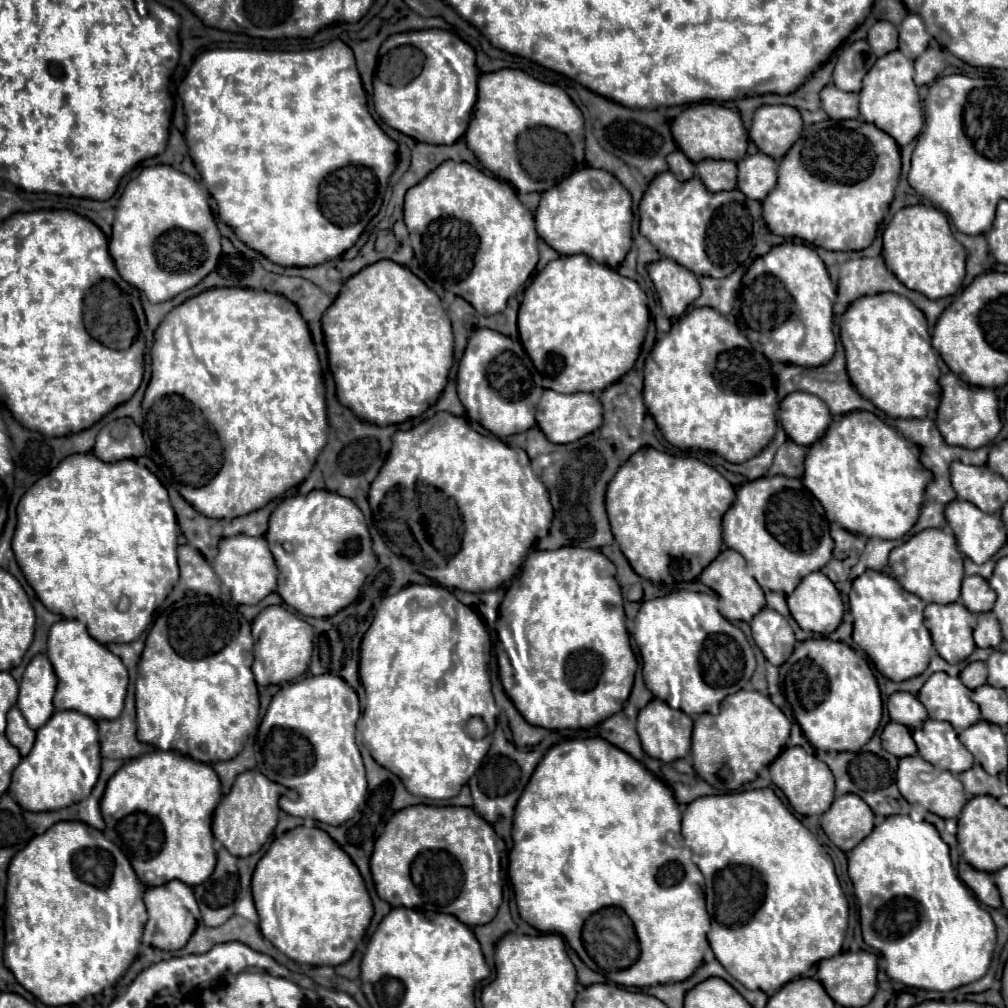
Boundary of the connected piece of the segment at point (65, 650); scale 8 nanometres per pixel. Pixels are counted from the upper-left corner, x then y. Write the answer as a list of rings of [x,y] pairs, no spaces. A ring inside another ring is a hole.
[[[62,619],[50,627],[48,659],[58,677],[54,707],[74,709],[92,719],[116,719],[124,707],[128,671],[120,657],[110,653],[104,645],[92,639],[86,627],[76,619]]]

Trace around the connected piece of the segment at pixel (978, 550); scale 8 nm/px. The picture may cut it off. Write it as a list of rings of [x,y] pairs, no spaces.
[[[968,501],[946,505],[946,521],[956,535],[958,549],[974,563],[986,563],[1006,543],[1006,529],[998,513],[990,515]]]

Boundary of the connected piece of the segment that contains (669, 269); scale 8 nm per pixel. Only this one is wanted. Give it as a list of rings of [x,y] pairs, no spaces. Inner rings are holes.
[[[658,259],[648,267],[650,279],[658,291],[666,317],[680,317],[700,295],[698,279],[692,271],[676,265],[672,259]]]

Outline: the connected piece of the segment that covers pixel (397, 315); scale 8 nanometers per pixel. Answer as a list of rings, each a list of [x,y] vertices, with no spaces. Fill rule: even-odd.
[[[382,259],[352,275],[340,289],[338,299],[322,317],[322,331],[328,349],[330,369],[336,381],[336,397],[356,417],[376,425],[396,425],[422,415],[438,401],[452,367],[454,337],[448,313],[438,295],[410,269]]]

